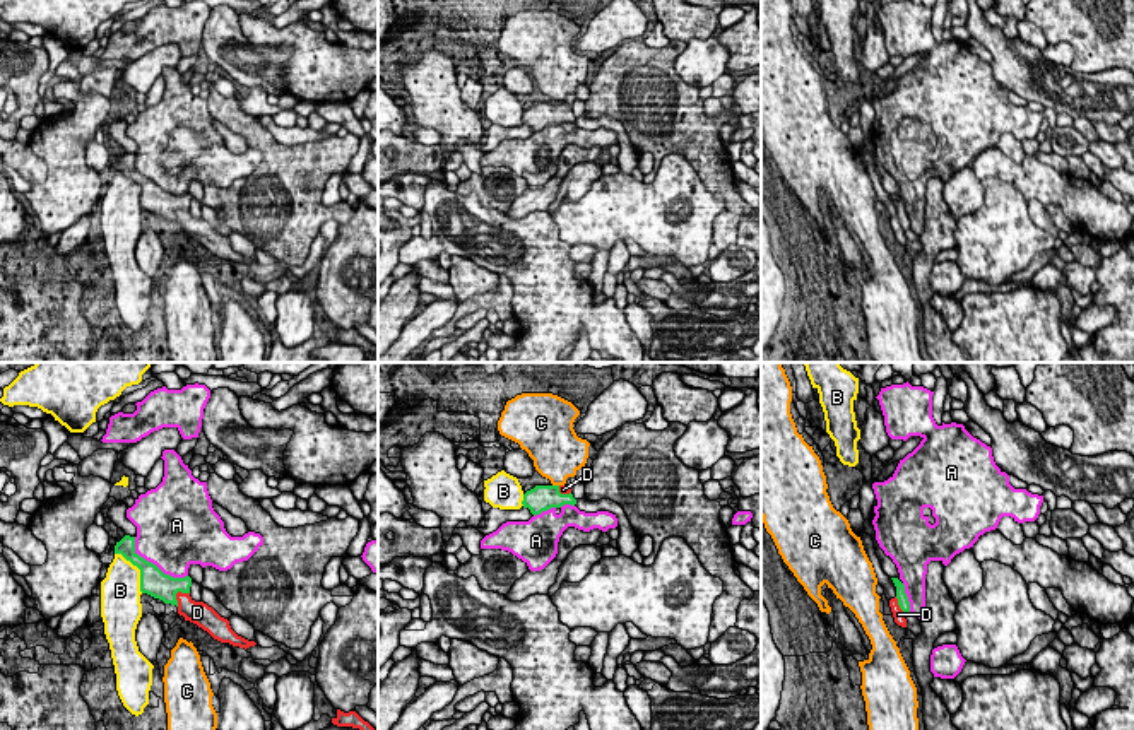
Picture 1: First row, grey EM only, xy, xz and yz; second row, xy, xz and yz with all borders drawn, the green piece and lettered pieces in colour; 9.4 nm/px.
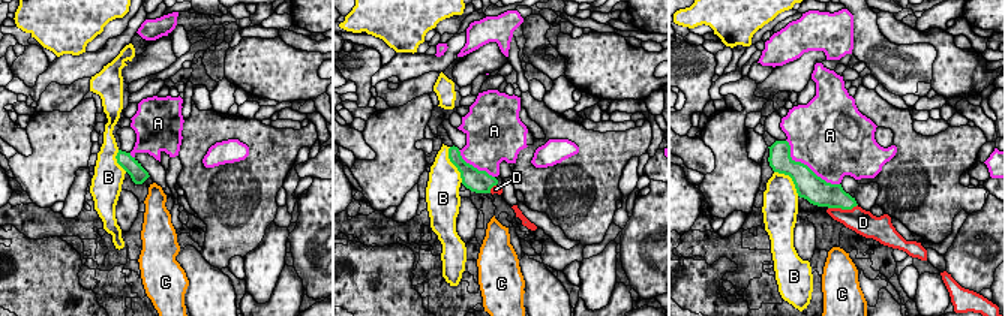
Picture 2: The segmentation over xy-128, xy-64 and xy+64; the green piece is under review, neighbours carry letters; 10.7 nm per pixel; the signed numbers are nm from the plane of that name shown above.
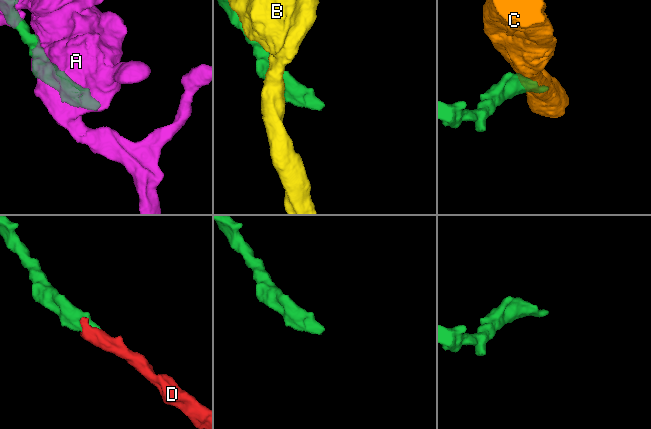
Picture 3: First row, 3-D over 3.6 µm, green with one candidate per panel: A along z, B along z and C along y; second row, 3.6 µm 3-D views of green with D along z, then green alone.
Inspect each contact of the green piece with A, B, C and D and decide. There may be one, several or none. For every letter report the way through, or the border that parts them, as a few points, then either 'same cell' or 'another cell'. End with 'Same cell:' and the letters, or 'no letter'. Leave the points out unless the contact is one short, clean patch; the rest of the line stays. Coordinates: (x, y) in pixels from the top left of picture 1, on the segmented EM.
A: another cell
B: another cell
C: border along xz (553, 484), (558, 486); another cell
D: runs through xy (153, 582), (177, 592), (192, 611); same cell
Same cell: D

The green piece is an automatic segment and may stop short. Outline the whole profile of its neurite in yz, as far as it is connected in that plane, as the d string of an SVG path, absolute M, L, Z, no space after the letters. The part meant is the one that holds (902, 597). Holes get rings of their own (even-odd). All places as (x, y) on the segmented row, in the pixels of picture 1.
M891 578L896 586L896 597L889 600L889 607L895 617L895 622L901 627L907 627L905 614L910 612L910 602L905 593L905 585L898 578Z

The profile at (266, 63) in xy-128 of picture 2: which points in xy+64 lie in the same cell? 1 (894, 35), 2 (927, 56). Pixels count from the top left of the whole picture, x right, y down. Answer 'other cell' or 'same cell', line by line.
1: same cell
2: other cell

